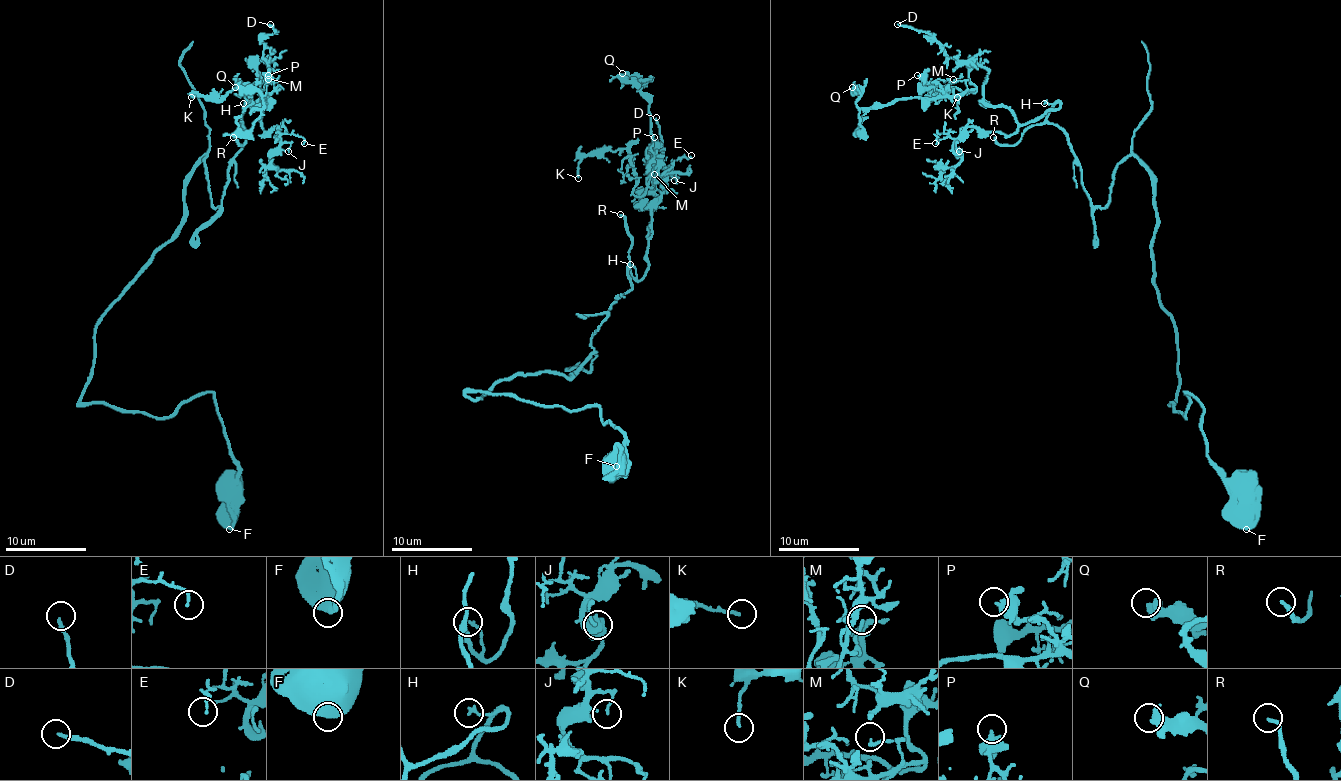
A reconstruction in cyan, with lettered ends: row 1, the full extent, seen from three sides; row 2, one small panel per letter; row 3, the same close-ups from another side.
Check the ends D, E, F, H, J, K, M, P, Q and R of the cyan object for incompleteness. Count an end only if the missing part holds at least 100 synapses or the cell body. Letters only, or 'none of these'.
R

